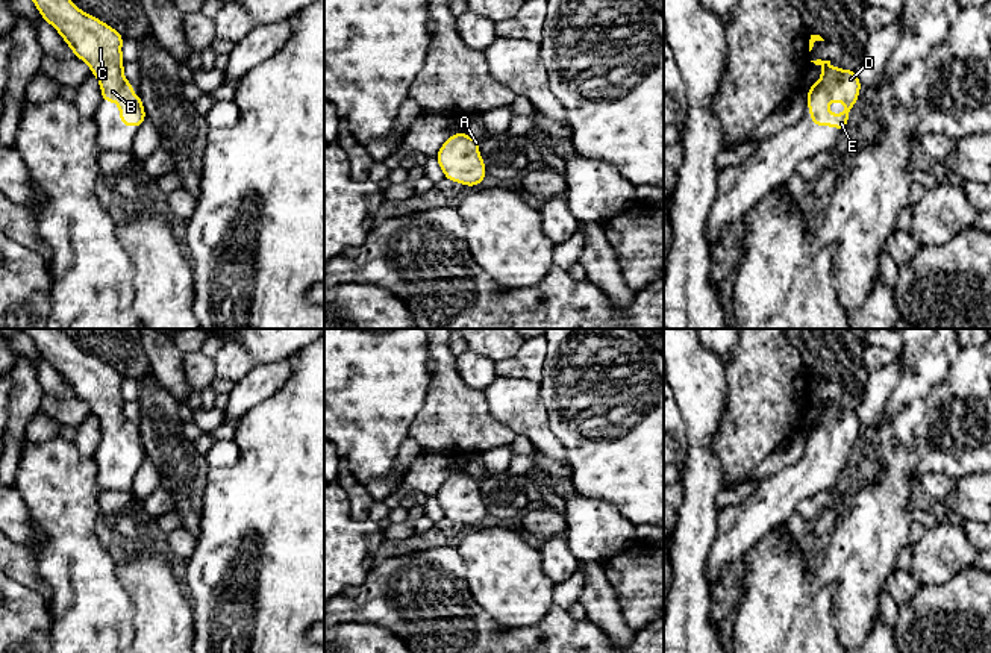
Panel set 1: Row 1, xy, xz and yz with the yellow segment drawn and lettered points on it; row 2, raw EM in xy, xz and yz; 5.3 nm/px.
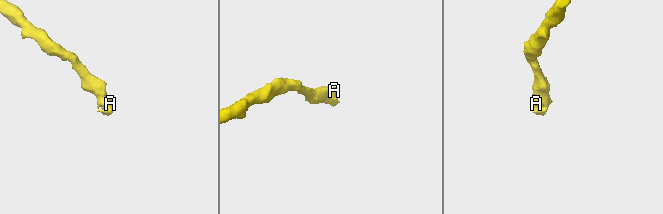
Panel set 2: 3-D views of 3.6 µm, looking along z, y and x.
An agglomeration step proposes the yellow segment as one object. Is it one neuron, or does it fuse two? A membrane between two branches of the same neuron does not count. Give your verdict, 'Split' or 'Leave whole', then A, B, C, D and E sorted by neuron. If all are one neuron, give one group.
Leave whole. Groups: A B C D E

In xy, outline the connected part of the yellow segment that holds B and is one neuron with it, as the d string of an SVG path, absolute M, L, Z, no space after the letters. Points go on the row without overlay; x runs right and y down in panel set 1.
M23 329L36 344L39 355L50 362L71 386L74 397L85 400L98 418L102 441L120 444L120 464L142 465L145 450L139 427L123 415L123 374L82 351L64 329Z

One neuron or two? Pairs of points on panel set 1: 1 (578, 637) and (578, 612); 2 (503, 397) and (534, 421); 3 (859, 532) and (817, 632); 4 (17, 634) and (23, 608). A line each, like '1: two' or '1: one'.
1: two
2: one
3: two
4: one

